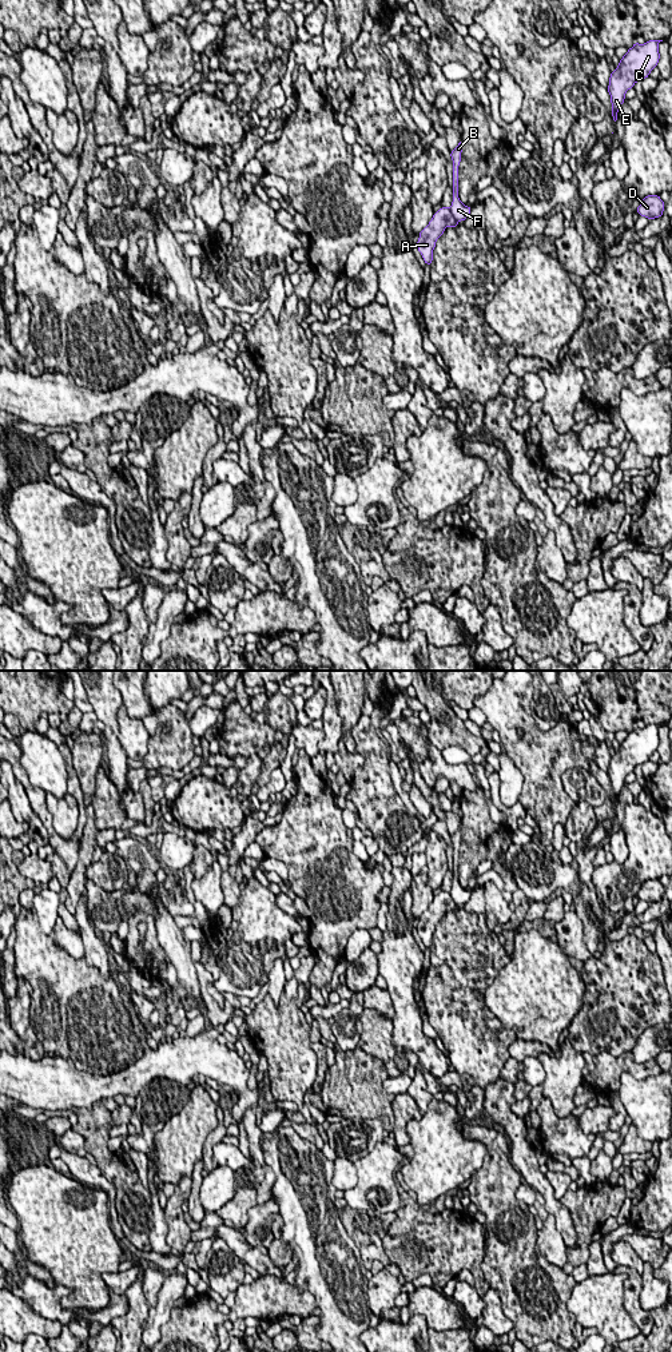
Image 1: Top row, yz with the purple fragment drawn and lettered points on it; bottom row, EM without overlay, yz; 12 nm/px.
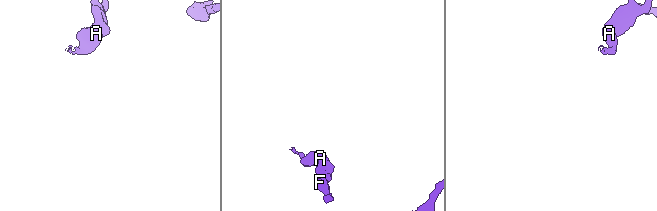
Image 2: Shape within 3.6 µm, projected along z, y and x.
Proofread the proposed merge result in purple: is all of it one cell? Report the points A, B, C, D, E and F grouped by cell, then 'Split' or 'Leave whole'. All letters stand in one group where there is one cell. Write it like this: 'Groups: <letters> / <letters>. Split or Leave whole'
Groups: A / B C D E F. Split

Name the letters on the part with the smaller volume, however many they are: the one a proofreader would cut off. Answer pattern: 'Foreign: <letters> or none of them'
Foreign: A

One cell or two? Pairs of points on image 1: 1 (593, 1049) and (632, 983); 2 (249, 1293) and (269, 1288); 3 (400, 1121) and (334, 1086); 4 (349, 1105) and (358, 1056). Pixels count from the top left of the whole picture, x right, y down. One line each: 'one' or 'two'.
1: one
2: one
3: two
4: one

